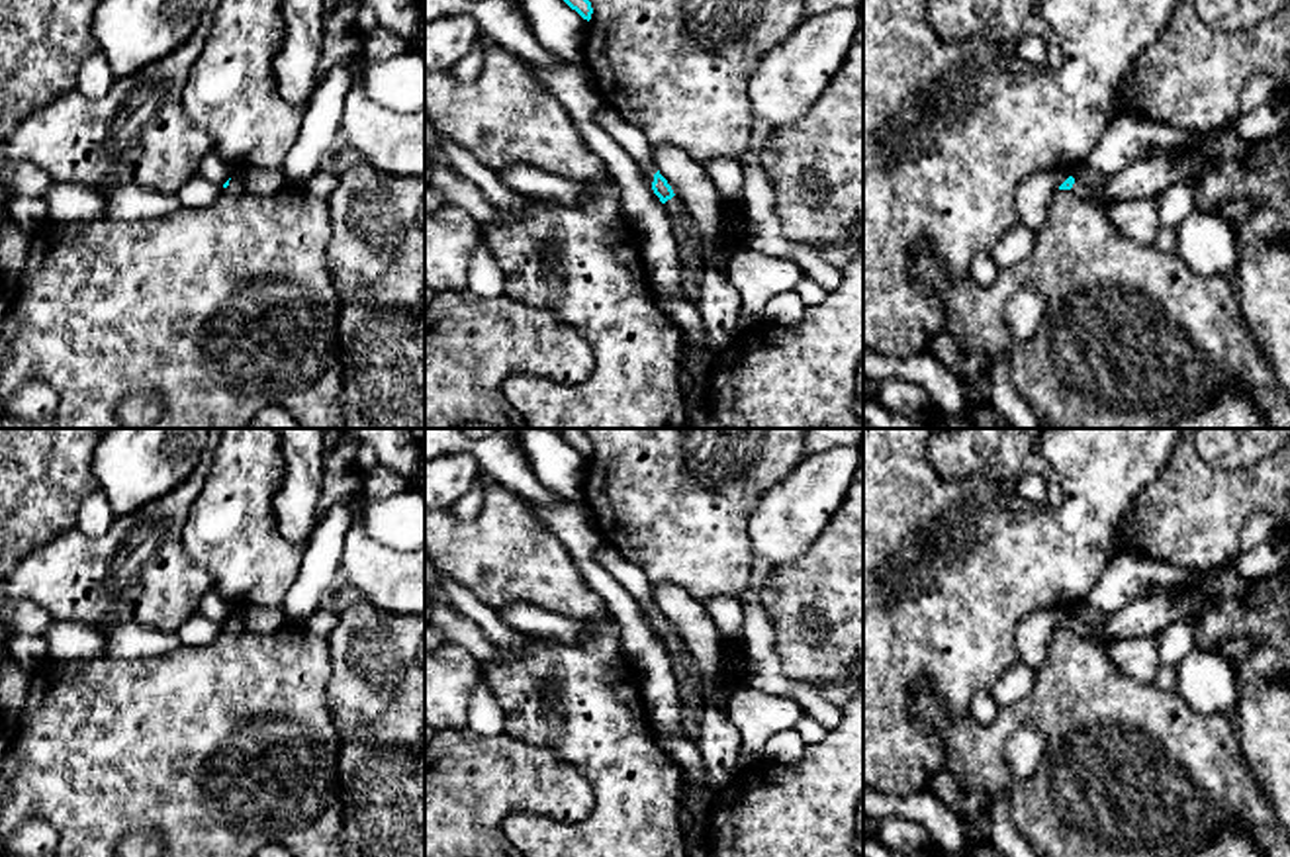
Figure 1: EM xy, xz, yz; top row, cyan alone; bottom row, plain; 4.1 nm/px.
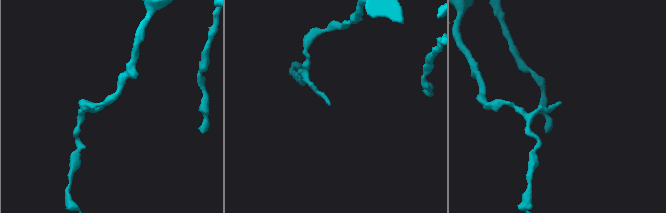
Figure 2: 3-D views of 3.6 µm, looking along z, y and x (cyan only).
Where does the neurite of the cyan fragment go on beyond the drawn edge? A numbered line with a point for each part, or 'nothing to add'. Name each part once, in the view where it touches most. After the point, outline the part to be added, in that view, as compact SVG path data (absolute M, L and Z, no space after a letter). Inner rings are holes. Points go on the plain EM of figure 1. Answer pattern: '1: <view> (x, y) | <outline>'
1: xz (676, 646) | M673 634L664 642L669 655L675 655L689 671L689 675L703 687L703 675L695 657L687 652L687 644L681 636Z

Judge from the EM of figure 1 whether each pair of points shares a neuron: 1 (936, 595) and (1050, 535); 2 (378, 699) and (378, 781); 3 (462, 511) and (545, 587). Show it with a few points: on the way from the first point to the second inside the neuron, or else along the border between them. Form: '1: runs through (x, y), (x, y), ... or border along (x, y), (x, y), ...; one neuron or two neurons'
1: runs through (964, 568), (1022, 562); one neuron
2: runs through (378, 719), (378, 762); one neuron
3: border along (490, 484), (470, 519), (451, 513); two neurons

